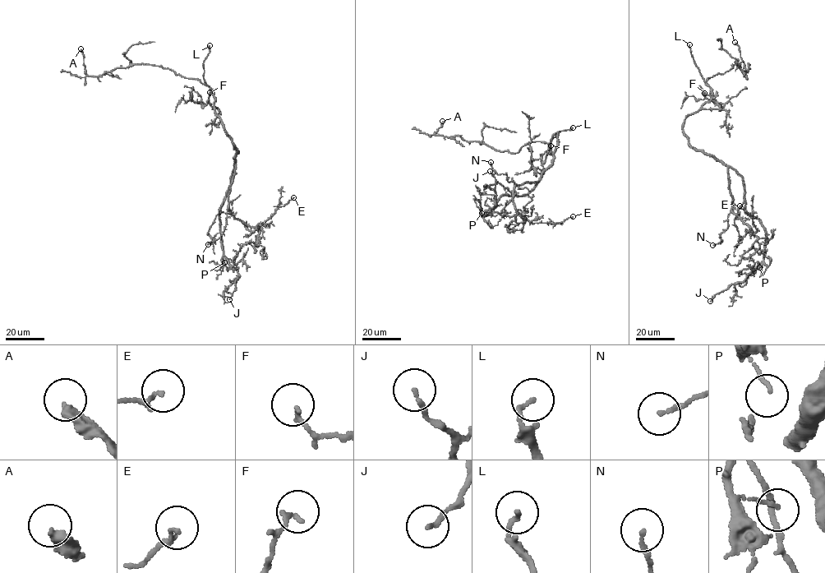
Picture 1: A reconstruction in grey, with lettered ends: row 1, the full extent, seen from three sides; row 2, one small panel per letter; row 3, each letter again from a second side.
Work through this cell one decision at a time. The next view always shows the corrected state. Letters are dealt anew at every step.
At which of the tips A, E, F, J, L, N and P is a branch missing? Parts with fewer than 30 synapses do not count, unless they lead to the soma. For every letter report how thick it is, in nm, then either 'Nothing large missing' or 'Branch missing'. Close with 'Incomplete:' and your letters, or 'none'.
A: Thickness 360 nm. Nothing large missing
E: Thickness 140 nm. Nothing large missing
F: Thickness 140 nm. Nothing large missing
J: Thickness 140 nm. Nothing large missing
L: Thickness 140 nm. Branch missing
N: Thickness 150 nm. Nothing large missing
P: Thickness 110 nm. Nothing large missing
Incomplete: L

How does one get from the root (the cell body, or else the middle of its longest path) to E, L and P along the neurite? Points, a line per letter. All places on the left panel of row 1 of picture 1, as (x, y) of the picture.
E: (230, 137), (238, 151), (228, 195), (228, 207), (234, 217), (251, 227), (259, 226), (293, 197)
L: (230, 137), (216, 114), (213, 90), (203, 76), (203, 63), (209, 45)
P: (230, 137), (238, 151), (218, 212), (221, 260), (224, 262)

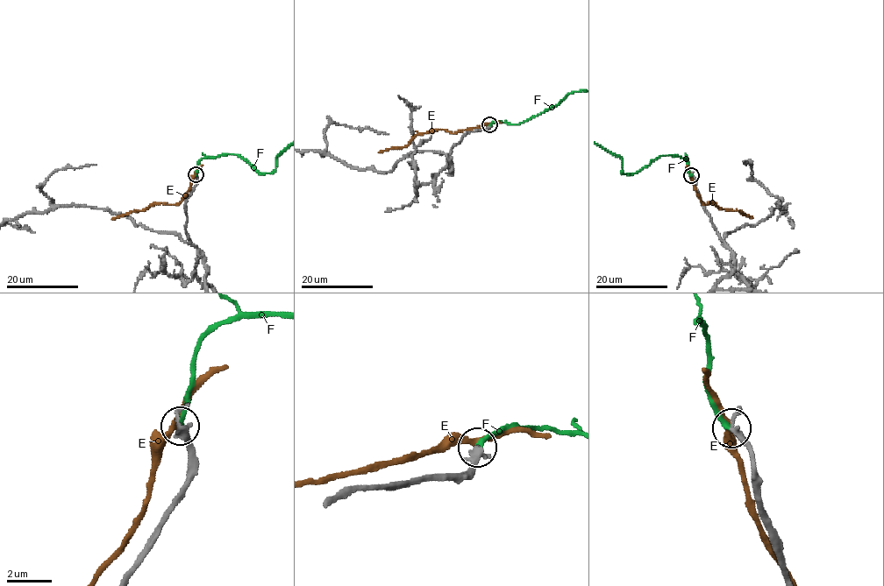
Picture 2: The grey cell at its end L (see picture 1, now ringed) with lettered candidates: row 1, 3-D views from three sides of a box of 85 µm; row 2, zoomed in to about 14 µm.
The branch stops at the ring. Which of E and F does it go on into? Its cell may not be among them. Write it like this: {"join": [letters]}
{"join": ["F"]}

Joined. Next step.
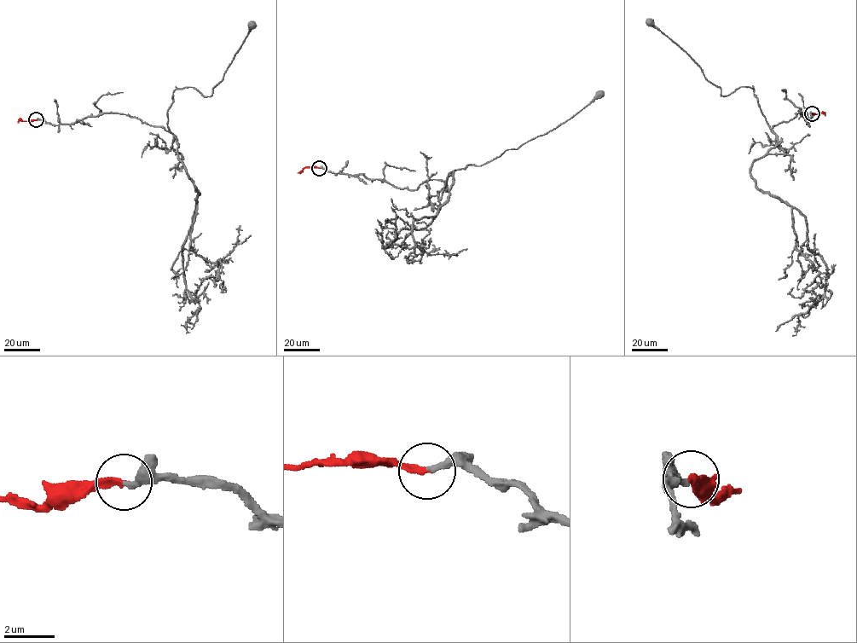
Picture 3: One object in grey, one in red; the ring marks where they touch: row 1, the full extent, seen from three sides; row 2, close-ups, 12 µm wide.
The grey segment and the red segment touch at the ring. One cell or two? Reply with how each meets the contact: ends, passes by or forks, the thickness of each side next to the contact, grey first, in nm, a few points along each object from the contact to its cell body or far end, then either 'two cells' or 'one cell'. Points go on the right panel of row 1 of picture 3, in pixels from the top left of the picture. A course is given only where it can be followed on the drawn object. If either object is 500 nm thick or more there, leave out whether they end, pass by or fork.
grey ends there; red ends there; 240 nm thick on the grey side, 220 nm on the other; grey runs (812, 113), (805, 119), (799, 111), (772, 131), (753, 88), (721, 95), (689, 55), (650, 23); red runs (812, 113), (823, 112), (825, 115); one cell

